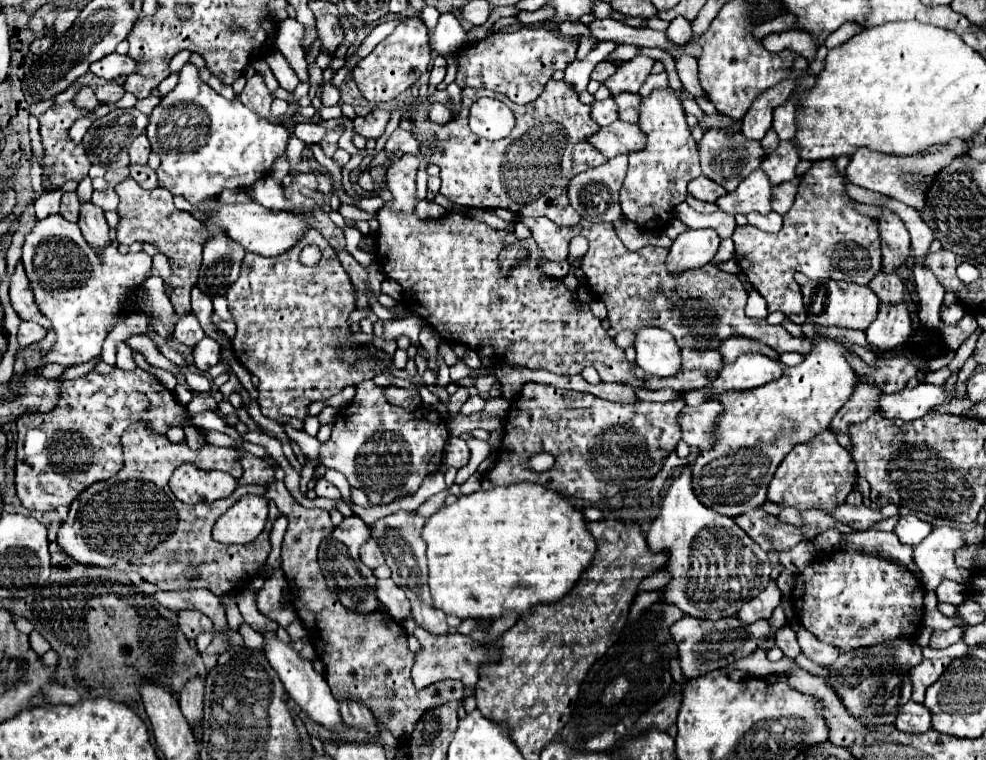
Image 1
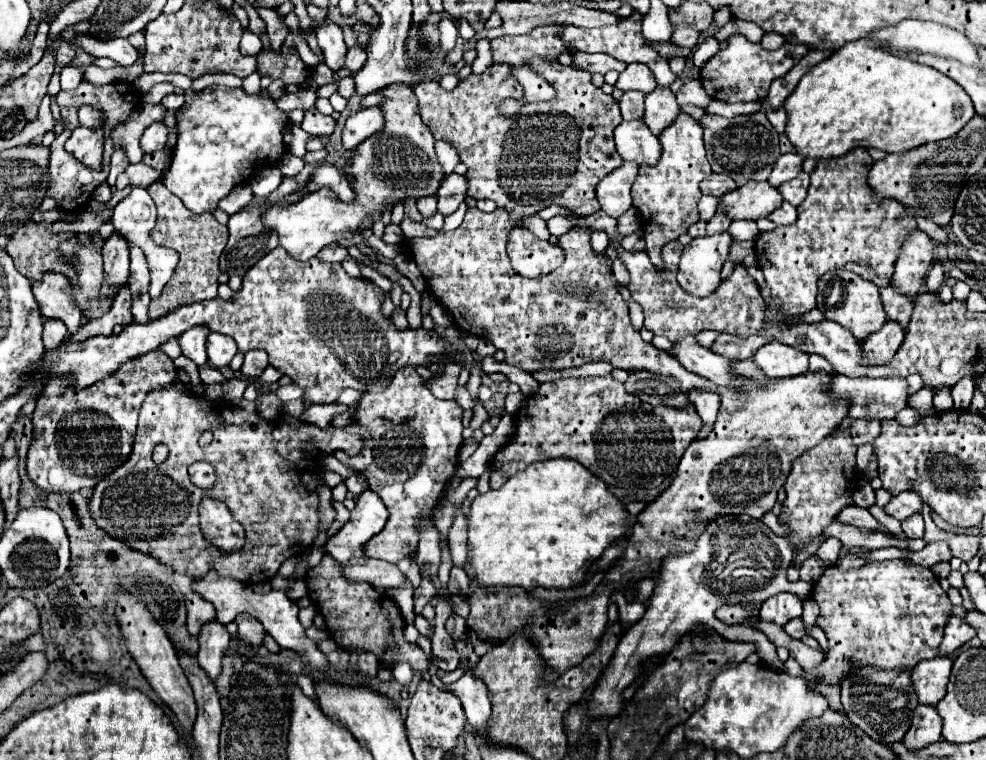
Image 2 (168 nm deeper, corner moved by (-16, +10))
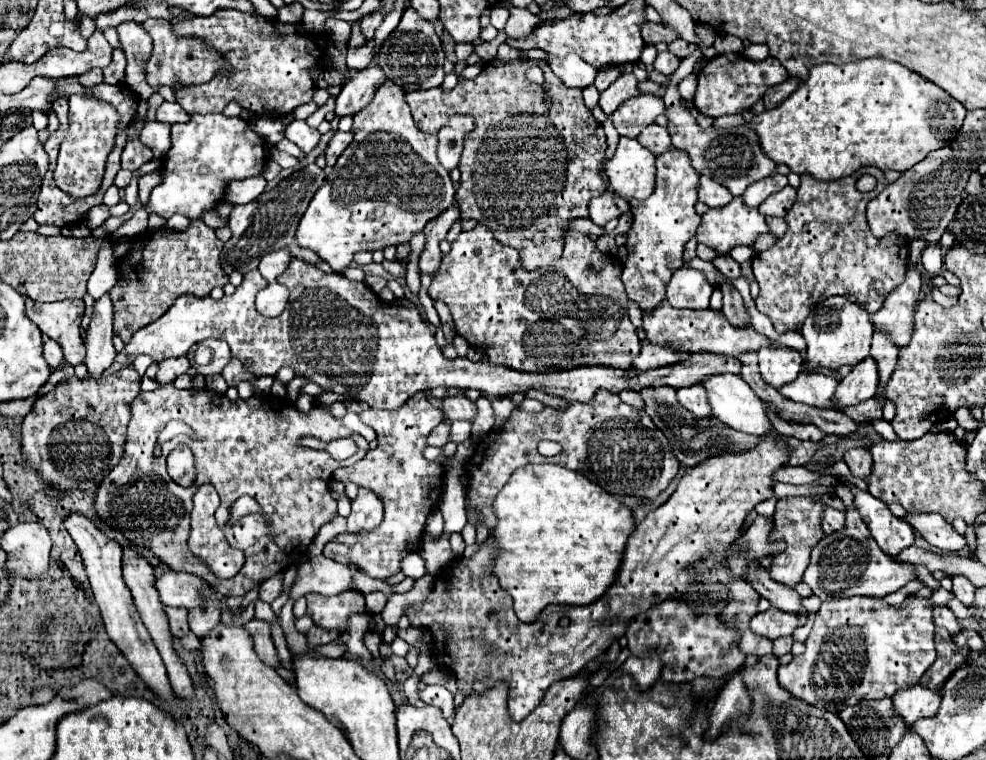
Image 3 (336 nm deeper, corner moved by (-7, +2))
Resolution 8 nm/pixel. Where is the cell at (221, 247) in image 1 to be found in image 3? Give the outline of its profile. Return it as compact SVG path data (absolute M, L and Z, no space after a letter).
M315 163L301 167L299 171L295 171L293 175L289 175L287 179L279 181L279 185L263 195L259 195L259 199L247 203L247 205L235 205L231 215L229 215L229 229L231 229L231 239L225 243L223 251L221 251L221 269L229 275L233 271L239 273L249 273L251 269L257 269L259 259L265 253L277 251L279 247L289 247L293 257L305 259L309 265L317 267L319 257L313 251L303 251L299 247L295 247L293 235L295 235L295 227L303 215L303 211L307 209L311 197L315 195L315 191L327 181L325 171L319 169Z

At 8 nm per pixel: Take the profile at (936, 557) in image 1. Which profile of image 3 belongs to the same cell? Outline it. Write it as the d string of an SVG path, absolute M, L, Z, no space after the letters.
M855 505L847 511L845 529L839 535L825 535L811 553L811 563L803 575L803 581L811 587L813 595L821 601L827 601L835 595L871 595L885 597L889 593L899 591L909 581L915 579L915 565L889 559L875 539L869 535L867 525L863 523Z

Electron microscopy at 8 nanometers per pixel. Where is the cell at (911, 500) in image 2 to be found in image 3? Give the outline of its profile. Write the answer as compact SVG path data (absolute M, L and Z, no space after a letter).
M907 513L905 521L931 545L947 553L957 553L967 545L965 537L959 535L939 513Z

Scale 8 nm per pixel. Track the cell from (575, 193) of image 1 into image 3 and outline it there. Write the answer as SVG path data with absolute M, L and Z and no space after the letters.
M607 189L603 195L589 201L589 219L595 225L603 227L607 221L617 219L621 215L615 205L615 197L617 197L617 193L613 189Z

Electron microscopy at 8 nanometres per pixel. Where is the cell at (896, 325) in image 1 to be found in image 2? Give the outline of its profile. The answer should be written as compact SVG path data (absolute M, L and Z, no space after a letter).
M894 321L884 323L884 327L876 335L870 335L862 343L862 351L864 351L862 363L868 365L888 363L888 359L892 359L892 355L900 349L902 341L904 341L904 329Z

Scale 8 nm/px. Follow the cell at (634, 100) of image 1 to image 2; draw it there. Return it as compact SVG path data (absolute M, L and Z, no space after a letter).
M656 87L652 93L646 95L644 123L656 137L660 137L660 131L664 131L664 127L668 127L668 123L672 123L678 113L680 107L670 87Z

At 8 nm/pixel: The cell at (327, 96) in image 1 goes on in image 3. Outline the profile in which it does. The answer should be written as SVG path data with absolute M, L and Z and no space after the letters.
M367 41L363 47L349 47L347 51L347 67L351 71L359 71L363 67L367 67L367 63L371 63L371 41Z

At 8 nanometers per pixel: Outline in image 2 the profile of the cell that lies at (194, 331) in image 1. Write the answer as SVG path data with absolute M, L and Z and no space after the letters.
M192 327L184 335L180 335L180 339L178 339L182 355L192 359L196 365L206 363L206 337L208 337L208 333L210 331L206 331L204 327Z

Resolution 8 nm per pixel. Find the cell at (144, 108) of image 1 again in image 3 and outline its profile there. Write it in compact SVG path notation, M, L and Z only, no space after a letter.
M161 103L161 107L157 109L157 121L163 121L163 123L169 123L169 125L173 125L173 123L183 123L183 121L187 121L187 117L189 117L189 113L185 113L181 107L179 107L179 103Z

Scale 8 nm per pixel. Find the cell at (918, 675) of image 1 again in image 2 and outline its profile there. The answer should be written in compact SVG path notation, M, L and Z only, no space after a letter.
M936 657L922 661L912 669L912 685L922 705L936 705L946 695L946 685L950 677L952 661L950 657Z

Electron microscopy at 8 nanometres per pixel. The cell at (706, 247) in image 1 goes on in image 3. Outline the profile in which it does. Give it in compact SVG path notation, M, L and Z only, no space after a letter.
M681 267L667 285L667 301L677 309L707 309L713 285L699 269Z

